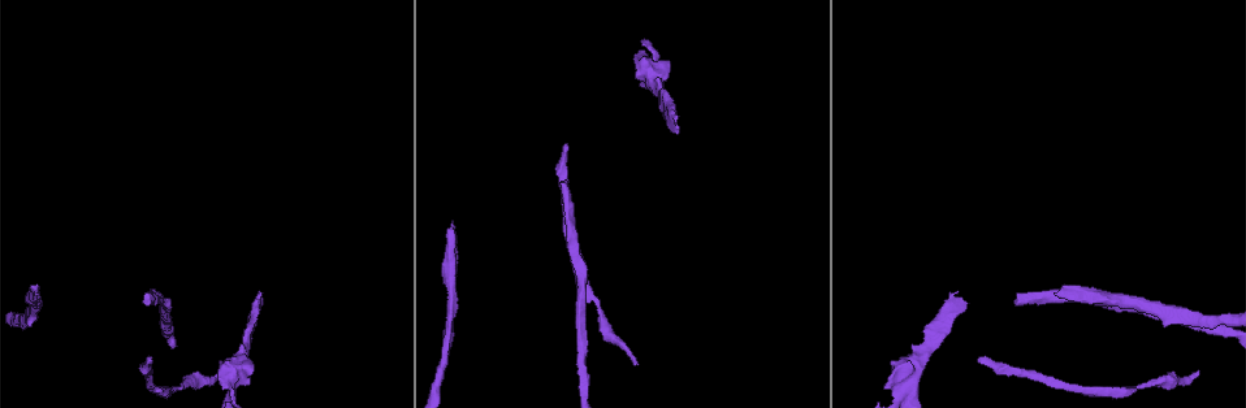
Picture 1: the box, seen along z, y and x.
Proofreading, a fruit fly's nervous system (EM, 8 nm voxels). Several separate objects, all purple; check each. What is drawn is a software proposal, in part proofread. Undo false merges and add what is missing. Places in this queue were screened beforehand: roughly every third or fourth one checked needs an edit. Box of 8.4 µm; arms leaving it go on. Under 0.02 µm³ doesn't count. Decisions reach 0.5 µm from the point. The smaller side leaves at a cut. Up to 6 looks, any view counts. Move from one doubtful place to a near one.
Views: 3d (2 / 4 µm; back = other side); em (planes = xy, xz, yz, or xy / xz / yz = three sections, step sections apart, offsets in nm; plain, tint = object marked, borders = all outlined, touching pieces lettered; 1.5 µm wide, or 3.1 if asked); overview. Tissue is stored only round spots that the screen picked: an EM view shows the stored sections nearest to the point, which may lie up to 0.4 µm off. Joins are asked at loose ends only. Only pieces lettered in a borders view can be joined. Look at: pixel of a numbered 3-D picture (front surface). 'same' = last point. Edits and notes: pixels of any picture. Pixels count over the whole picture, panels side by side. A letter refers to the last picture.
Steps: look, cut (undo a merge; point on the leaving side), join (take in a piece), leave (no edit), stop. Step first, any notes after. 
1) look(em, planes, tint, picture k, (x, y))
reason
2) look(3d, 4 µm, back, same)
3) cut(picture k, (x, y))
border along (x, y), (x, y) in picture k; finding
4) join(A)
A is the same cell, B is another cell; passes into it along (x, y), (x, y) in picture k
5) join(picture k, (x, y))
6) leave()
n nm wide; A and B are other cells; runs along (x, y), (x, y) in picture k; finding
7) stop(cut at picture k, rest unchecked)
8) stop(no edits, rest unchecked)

look(em, planes, plain, picture 1, (1054, 294))
branch stops here

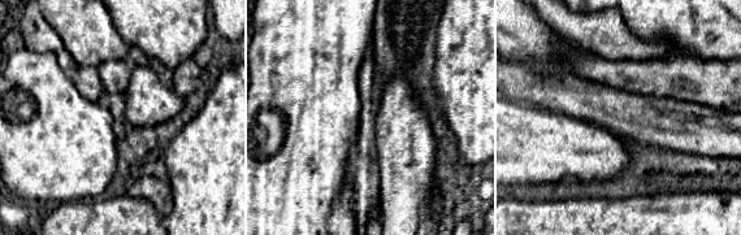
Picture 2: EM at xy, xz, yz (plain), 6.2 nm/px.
look(em, planes, borders, same)
what lies round it

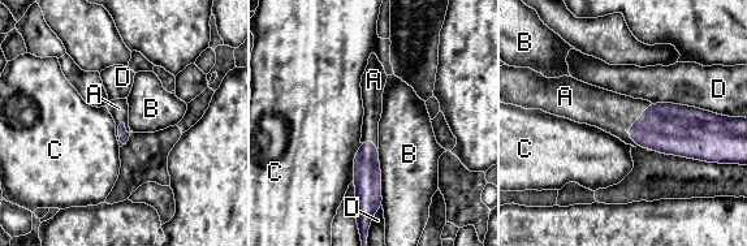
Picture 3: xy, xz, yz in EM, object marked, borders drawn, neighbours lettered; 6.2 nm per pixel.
join(A)
A is the same cell, B, C and D are other cells; passes into it along (666, 128), (633, 124), (612, 112) in picture 3; the neuron continues

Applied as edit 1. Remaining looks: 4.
look(em, planes, plain, picture 1, (150, 357))
an open end

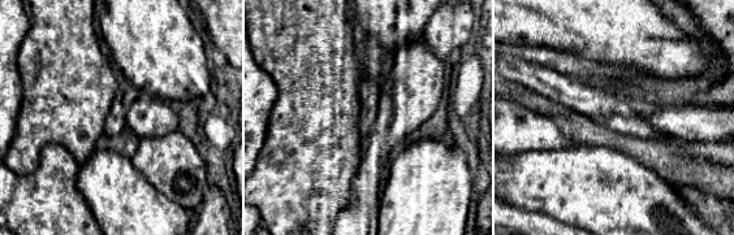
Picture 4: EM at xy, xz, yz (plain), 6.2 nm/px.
look(em, planes, borders, same)

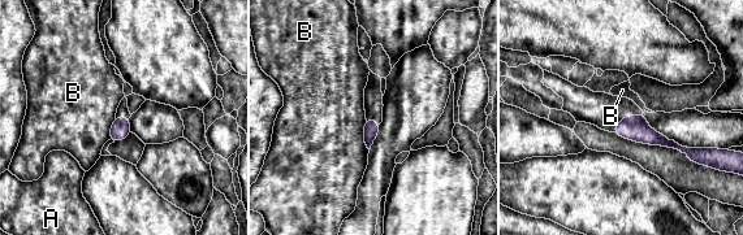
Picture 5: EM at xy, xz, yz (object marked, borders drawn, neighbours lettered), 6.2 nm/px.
leave()
A and B are other cells; border along (364, 120), (363, 142), (368, 149) in picture 5; no lettered piece goes on from it

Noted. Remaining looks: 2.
look(em, yz, step 8, borders, picture 1, (634, 362))
thin end

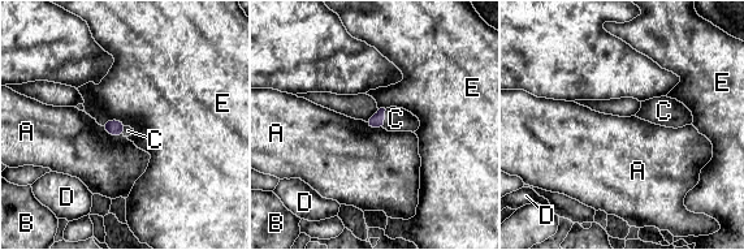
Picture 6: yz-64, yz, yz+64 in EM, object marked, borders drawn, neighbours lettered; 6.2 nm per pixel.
join(C)
C is the same cell, A, B, D and E are other cells; passes into it along (376, 121), (384, 119), (396, 119) in picture 6; the neuron continues

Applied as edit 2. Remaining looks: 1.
stop(join at picture 3, join at picture 6, rest unchecked)

